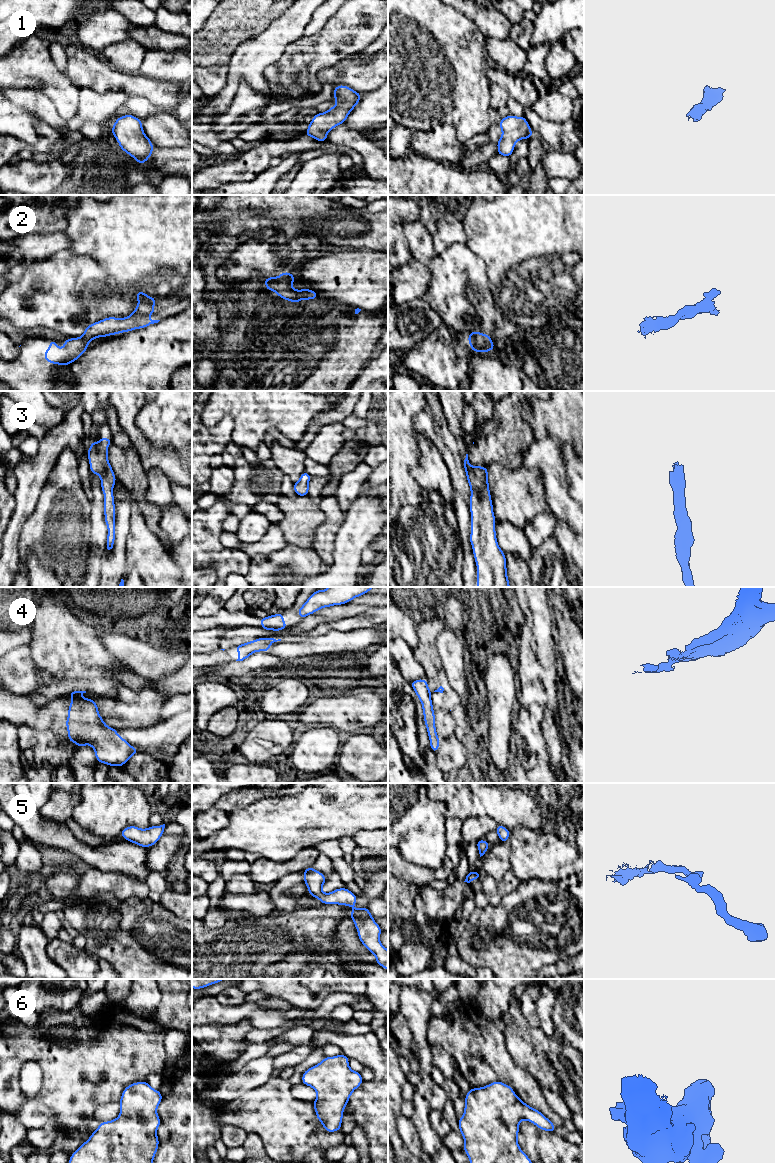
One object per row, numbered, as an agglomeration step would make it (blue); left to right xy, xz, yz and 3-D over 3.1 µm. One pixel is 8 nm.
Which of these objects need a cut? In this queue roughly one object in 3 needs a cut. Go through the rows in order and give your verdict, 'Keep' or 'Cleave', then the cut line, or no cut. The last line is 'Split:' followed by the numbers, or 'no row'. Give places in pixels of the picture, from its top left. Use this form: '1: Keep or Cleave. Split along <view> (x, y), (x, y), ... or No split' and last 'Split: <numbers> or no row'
1: Keep. No split
2: Keep. No split
3: Keep. No split
4: Cleave. Split along xy (79, 691), (85, 692)
5: Keep. No split
6: Keep. No split
Split: 4

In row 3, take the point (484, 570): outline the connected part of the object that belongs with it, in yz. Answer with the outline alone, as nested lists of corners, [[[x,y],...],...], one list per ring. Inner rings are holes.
[[[468,454],[464,460],[466,477],[470,486],[471,534],[470,542],[477,566],[477,587],[510,587],[505,553],[500,549],[495,531],[495,516],[488,483],[488,468],[472,467]]]

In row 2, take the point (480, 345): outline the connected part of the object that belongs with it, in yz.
[[[472,331],[467,337],[471,350],[474,352],[484,353],[492,351],[495,347],[490,336],[477,331]]]

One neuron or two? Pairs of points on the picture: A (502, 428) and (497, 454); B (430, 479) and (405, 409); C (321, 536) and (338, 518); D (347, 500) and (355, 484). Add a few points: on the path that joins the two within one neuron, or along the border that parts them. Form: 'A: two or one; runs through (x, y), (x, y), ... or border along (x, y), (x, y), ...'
A: one; runs through (502, 434), (502, 441), (497, 448)
B: two; border along (415, 434), (419, 462)
C: one; runs through (325, 532), (334, 522)
D: one; runs through (347, 496), (347, 492), (351, 488)

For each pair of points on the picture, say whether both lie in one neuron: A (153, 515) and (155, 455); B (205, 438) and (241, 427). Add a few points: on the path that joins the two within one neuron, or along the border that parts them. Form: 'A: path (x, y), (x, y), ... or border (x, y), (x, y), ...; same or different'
A: border (136, 450), (142, 467), (147, 472); different
B: border (234, 422), (231, 441); different

